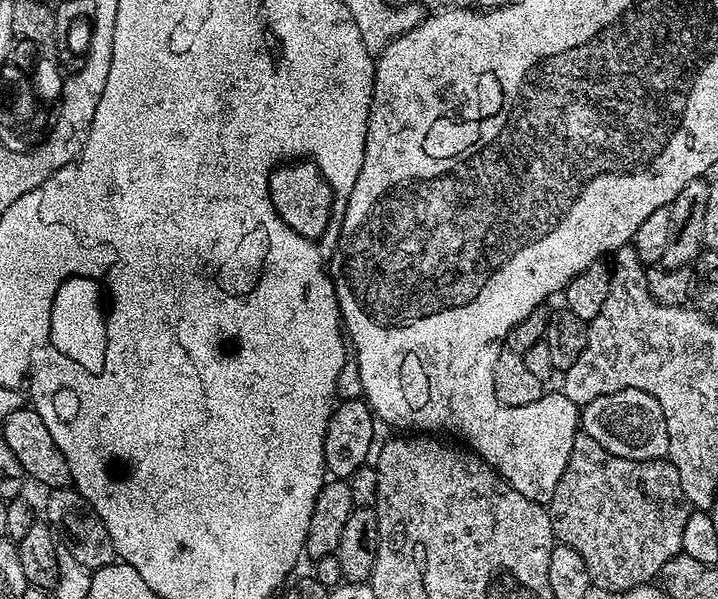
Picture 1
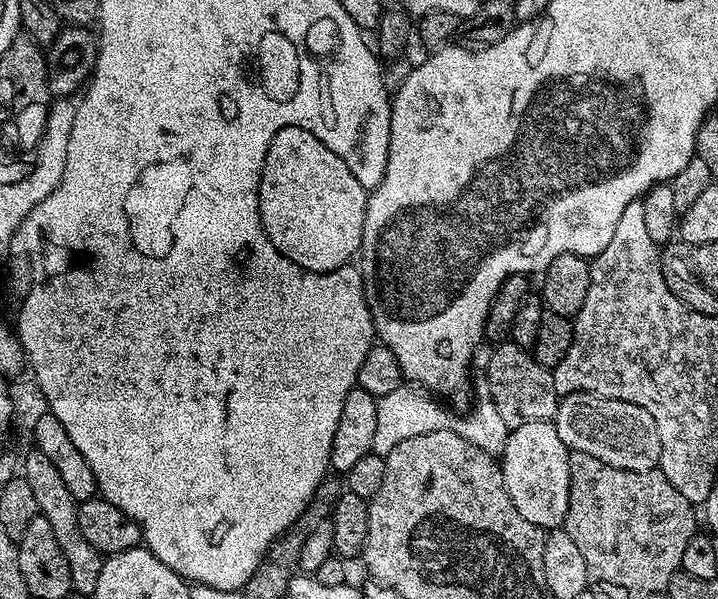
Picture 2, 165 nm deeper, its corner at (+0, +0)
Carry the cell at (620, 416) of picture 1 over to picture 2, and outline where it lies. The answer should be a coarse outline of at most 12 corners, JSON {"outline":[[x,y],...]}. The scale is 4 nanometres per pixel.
{"outline":[[560,396],[573,452],[622,470],[660,463],[654,418],[634,402]]}

